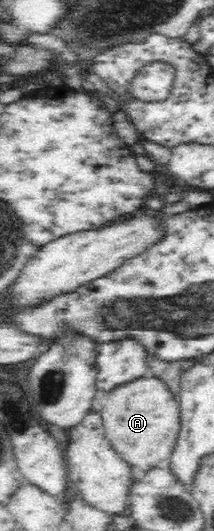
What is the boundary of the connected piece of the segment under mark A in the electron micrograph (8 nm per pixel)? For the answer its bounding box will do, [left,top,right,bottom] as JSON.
[97,376,180,472]

